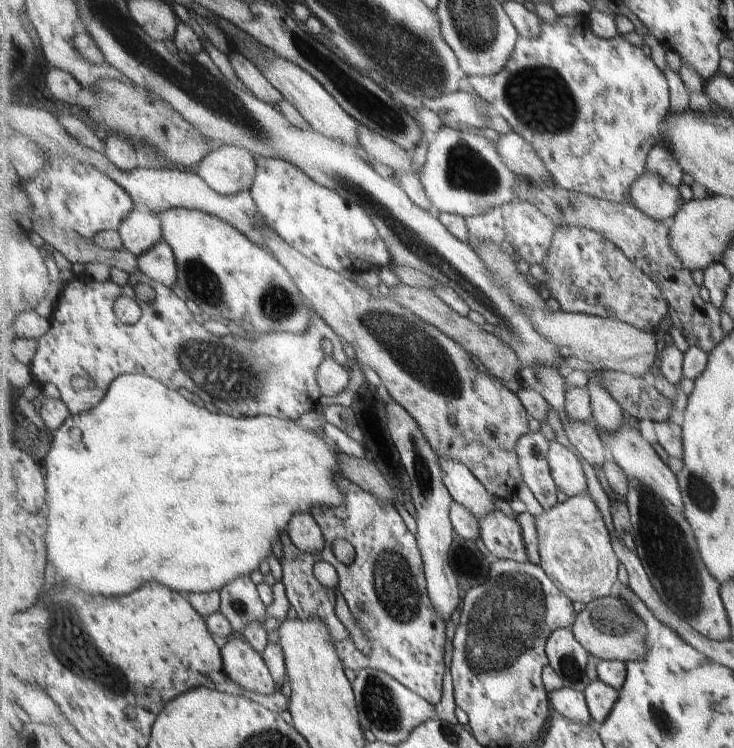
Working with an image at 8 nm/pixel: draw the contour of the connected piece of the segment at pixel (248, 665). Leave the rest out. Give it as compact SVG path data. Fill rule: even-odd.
M242 636L229 638L221 650L224 672L236 683L260 695L269 696L275 693L277 686L267 662Z

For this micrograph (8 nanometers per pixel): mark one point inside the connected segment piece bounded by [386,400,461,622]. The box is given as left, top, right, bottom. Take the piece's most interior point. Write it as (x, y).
(432, 499)

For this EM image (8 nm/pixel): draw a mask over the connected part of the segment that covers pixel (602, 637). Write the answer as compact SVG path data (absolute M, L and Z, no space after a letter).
M619 594L588 603L578 614L577 622L571 629L576 639L588 652L603 661L628 663L629 661L643 661L648 655L646 645L648 626L638 612L634 611L634 608L630 607L630 604Z

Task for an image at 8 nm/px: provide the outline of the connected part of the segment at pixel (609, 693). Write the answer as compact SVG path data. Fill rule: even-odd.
M597 679L590 683L584 693L596 724L603 724L618 701L620 692Z

